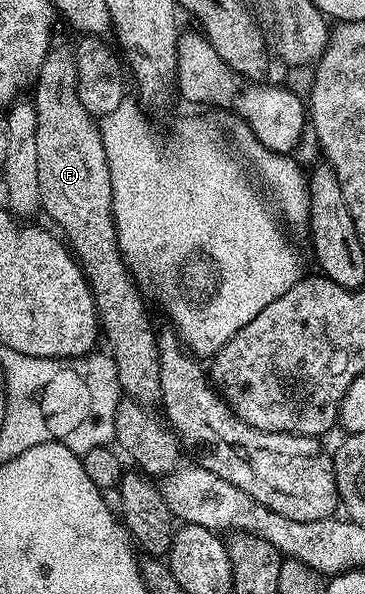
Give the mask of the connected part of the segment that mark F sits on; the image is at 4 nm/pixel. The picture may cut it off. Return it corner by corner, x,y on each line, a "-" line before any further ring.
54,49
42,65
42,69
34,84
34,102
36,105
36,140
38,141
38,193
40,194
40,206
43,214
48,214
58,226
64,230
63,238
66,240
67,246
70,248
73,256
80,264
80,270
84,272
88,280
88,288
92,290
92,296
96,302
96,317
98,320
99,330
108,338
107,350
112,356
114,365
118,369
118,381
120,382
121,392
127,398
133,399
135,403
140,403
146,408
151,408
160,403
162,397
162,373
160,372
160,339
156,331
152,328
152,319
148,316
149,304
146,302
145,296
139,287
136,286
136,280
132,274
128,272
128,267
124,264
124,258
120,256
120,246
116,243
116,226
114,225
114,217
112,216
112,182
110,181
110,165
106,161
106,149
102,145
102,137
97,120
90,114
86,113
86,109
82,106
82,101
78,101
78,89
76,88
76,60
71,54
68,55
64,51

